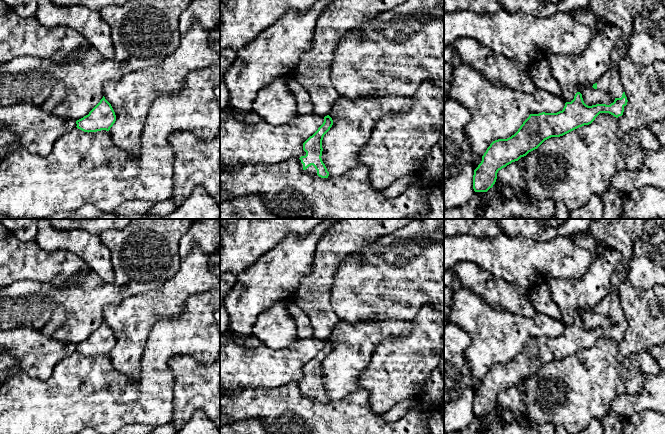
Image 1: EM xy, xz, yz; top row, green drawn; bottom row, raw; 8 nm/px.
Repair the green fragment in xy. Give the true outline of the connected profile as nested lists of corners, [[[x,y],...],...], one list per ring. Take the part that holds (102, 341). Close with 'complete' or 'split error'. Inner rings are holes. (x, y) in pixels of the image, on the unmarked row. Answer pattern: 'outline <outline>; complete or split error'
outline [[[103,322],[89,336],[88,339],[76,345],[77,352],[84,356],[109,355],[116,345],[115,336],[111,328]]]; complete

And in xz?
outline [[[329,339],[325,340],[323,348],[303,367],[304,378],[299,382],[303,394],[317,398],[321,402],[330,401],[322,381],[322,364],[332,349],[332,342]]]; split error

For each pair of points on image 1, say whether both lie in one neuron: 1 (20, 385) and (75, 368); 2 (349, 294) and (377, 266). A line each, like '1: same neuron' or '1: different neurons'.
1: same neuron
2: same neuron

